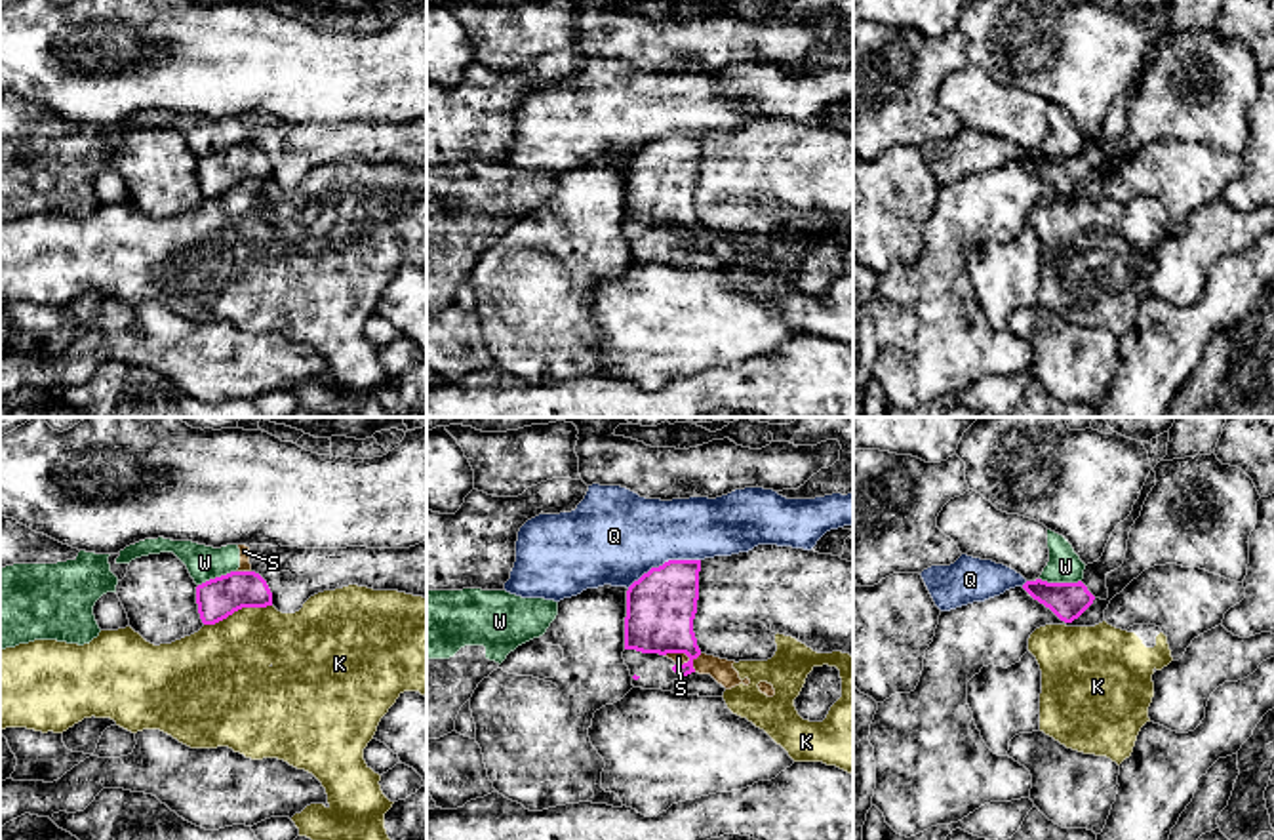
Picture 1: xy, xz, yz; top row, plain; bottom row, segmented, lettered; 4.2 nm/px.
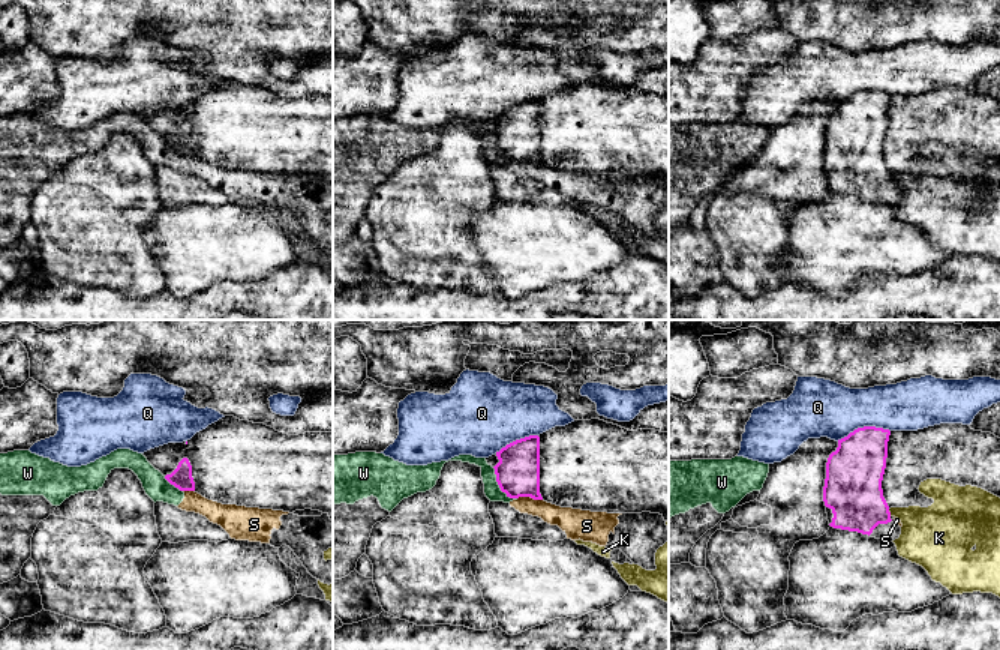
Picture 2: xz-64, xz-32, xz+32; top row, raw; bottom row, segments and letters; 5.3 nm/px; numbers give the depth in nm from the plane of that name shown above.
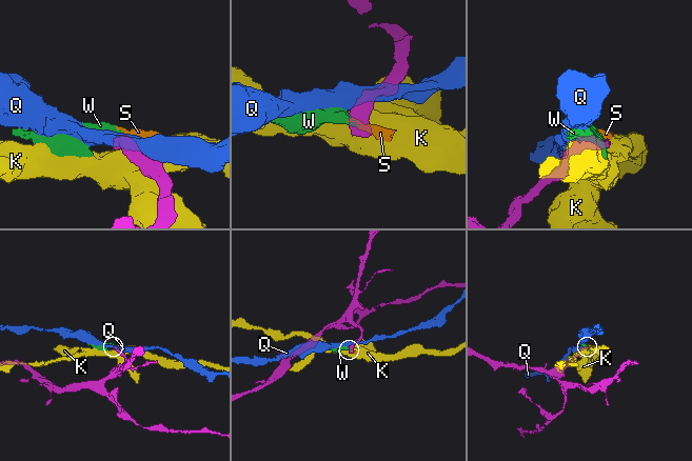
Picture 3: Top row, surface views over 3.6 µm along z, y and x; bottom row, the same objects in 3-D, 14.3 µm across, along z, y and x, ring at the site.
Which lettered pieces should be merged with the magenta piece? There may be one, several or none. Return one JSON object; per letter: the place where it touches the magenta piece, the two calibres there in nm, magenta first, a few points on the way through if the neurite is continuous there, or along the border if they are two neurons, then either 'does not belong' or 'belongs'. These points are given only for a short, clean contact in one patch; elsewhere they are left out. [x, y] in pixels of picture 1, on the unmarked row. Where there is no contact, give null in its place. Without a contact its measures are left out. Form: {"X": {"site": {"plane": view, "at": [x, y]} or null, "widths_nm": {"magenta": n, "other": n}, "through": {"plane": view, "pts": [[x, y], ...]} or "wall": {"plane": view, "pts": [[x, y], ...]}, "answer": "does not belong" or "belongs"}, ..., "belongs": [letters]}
{"K": {"site": {"plane": "xy", "at": [237, 183]}, "widths_nm": {"magenta": 170, "other": 380}, "answer": "does not belong"}, "Q": {"site": {"plane": "xz", "at": [665, 136]}, "widths_nm": {"magenta": 300, "other": 400}, "answer": "does not belong"}, "S": {"site": {"plane": "xy", "at": [244, 145]}, "widths_nm": {"magenta": 170, "other": 50}, "wall": {"plane": "xy", "pts": [[237, 143], [250, 145]]}, "answer": "does not belong"}, "W": {"site": {"plane": "yz", "at": [1061, 157]}, "widths_nm": {"magenta": 160, "other": 140}, "wall": {"plane": "yz", "pts": [[1040, 151], [1048, 155], [1080, 155]]}, "answer": "does not belong"}, "belongs": []}

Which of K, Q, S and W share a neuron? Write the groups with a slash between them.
K / Q / S W

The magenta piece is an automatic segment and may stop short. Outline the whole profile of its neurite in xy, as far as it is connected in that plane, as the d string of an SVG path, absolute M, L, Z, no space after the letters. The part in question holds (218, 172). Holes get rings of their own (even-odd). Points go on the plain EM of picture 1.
M230 145L196 160L198 187L204 198L215 198L242 181L272 179L267 154L255 145Z

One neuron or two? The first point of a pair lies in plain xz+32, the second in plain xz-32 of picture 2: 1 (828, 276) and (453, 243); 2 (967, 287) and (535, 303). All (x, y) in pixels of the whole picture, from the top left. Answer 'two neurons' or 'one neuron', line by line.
1: two neurons
2: one neuron

